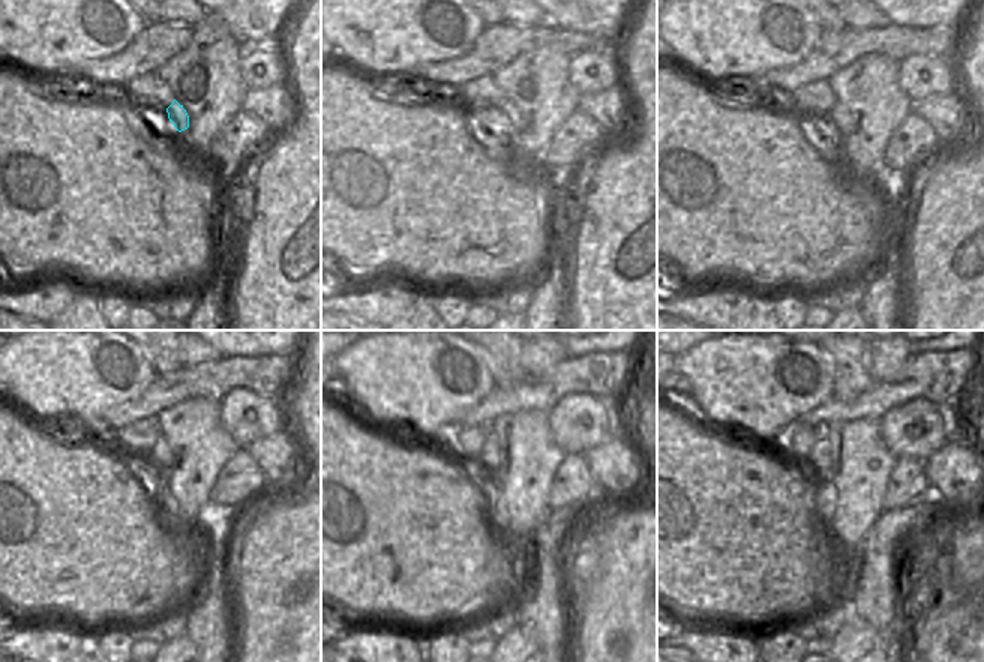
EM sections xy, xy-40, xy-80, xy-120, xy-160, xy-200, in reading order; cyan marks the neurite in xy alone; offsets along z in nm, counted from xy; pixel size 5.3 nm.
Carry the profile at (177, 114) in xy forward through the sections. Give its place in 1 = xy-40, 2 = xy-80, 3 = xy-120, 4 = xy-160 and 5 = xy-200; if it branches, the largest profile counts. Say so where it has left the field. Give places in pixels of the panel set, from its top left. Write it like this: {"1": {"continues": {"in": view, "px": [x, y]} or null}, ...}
{"1": {"continues": {"in": "xy-40", "px": [510, 113]}}, "2": {"continues": {"in": "xy-80", "px": [840, 111]}}, "3": {"continues": {"in": "xy-120", "px": [161, 451]}}, "4": {"continues": {"in": "xy-160", "px": [489, 457]}}, "5": {"continues": {"in": "xy-200", "px": [819, 458]}}}

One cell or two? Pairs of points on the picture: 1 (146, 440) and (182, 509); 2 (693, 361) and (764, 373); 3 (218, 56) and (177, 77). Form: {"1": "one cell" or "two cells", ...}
{"1": "two cells", "2": "one cell", "3": "one cell"}

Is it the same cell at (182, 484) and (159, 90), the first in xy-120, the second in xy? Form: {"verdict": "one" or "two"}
{"verdict": "two"}

